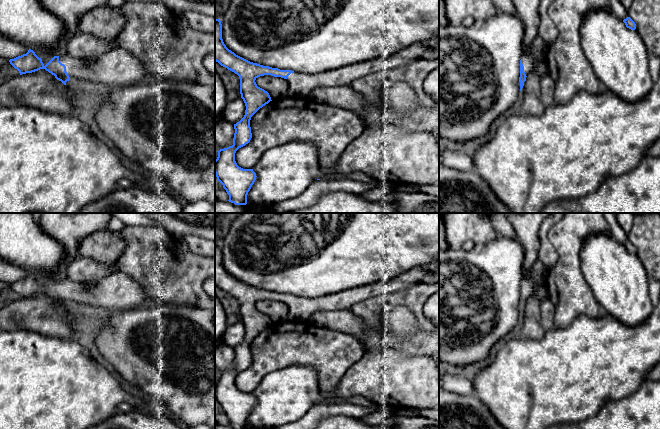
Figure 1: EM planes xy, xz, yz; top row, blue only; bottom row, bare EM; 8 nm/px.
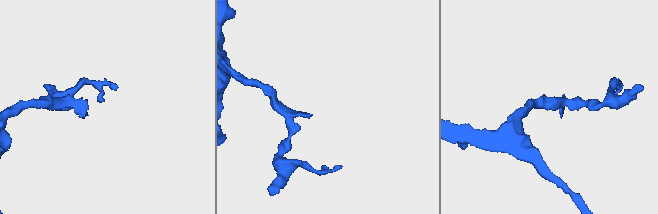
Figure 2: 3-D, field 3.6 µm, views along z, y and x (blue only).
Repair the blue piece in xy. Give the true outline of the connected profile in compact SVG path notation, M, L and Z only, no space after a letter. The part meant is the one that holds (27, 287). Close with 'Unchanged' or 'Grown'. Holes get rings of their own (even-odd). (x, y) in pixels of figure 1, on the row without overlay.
M119 270L88 286L63 277L54 280L44 289L42 283L31 273L26 278L10 283L9 286L20 299L45 293L64 309L74 303L110 308L115 311L158 304L136 280Z. Grown

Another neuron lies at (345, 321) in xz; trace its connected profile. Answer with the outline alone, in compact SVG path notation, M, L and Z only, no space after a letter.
M349 309L315 312L307 322L315 326L351 334L357 338L363 338L366 334L362 319Z

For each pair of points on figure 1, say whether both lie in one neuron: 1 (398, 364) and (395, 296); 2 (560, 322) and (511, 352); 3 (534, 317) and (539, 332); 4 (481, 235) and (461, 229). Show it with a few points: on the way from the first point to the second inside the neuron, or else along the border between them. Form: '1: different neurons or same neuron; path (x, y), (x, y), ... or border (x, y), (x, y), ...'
1: different neurons; border (396, 348), (408, 355), (420, 356)
2: different neurons; border (577, 317), (567, 326), (556, 328)
3: same neuron; path (534, 321), (535, 328)
4: same neuron; path (476, 230), (466, 229)

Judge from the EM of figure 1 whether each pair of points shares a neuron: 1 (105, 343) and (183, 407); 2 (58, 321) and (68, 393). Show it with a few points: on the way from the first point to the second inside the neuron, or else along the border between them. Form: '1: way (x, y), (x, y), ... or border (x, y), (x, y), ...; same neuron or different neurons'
1: way (124, 348), (164, 388); same neuron
2: border (37, 332), (43, 335), (70, 338); different neurons

